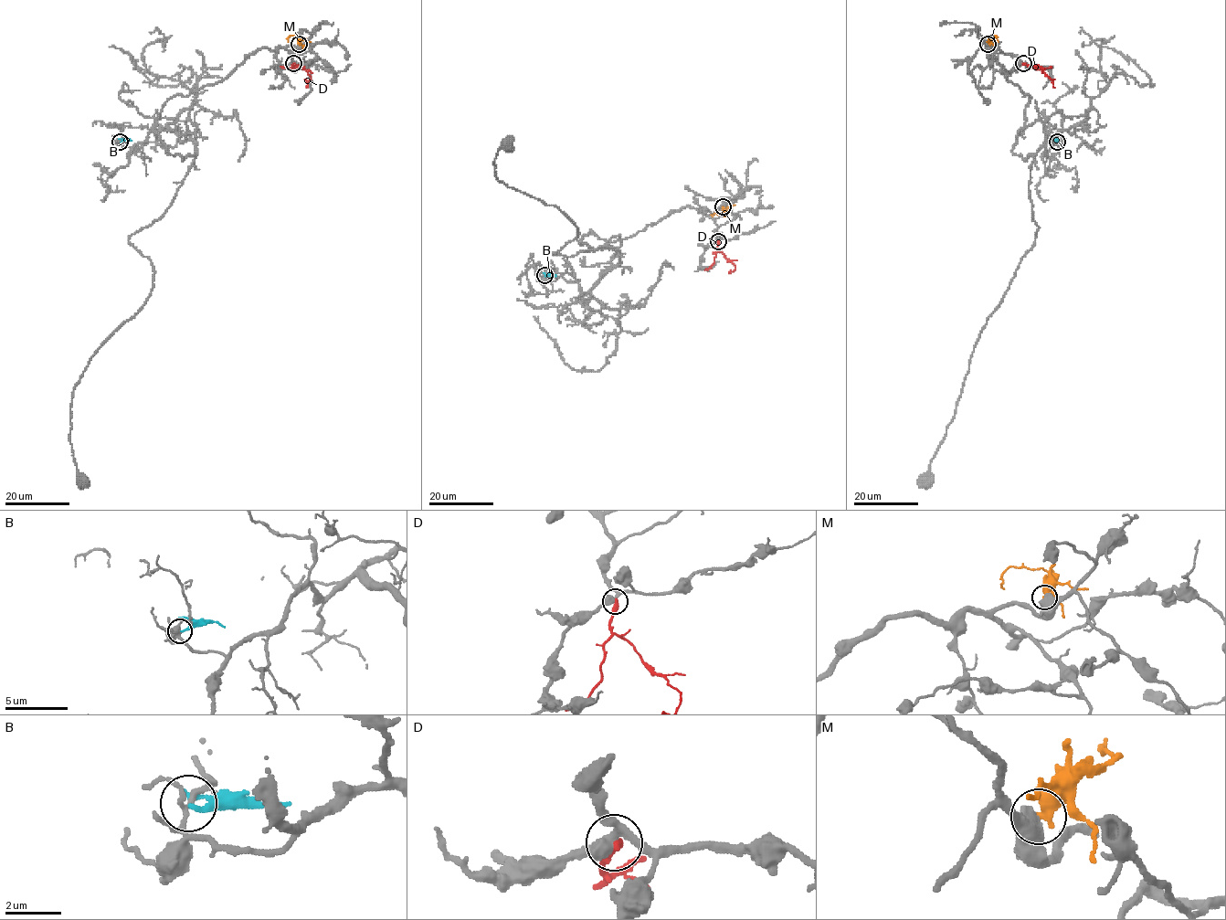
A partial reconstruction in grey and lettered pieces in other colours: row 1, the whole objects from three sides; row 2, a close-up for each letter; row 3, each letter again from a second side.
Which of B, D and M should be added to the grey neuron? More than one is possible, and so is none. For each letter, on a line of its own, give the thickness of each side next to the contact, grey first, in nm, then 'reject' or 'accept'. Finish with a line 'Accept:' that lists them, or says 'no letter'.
B: calibres 140 and 200 nm; reject
D: calibres 360 and 400 nm; reject
M: calibres 700 and 460 nm; reject
Accept: no letter

